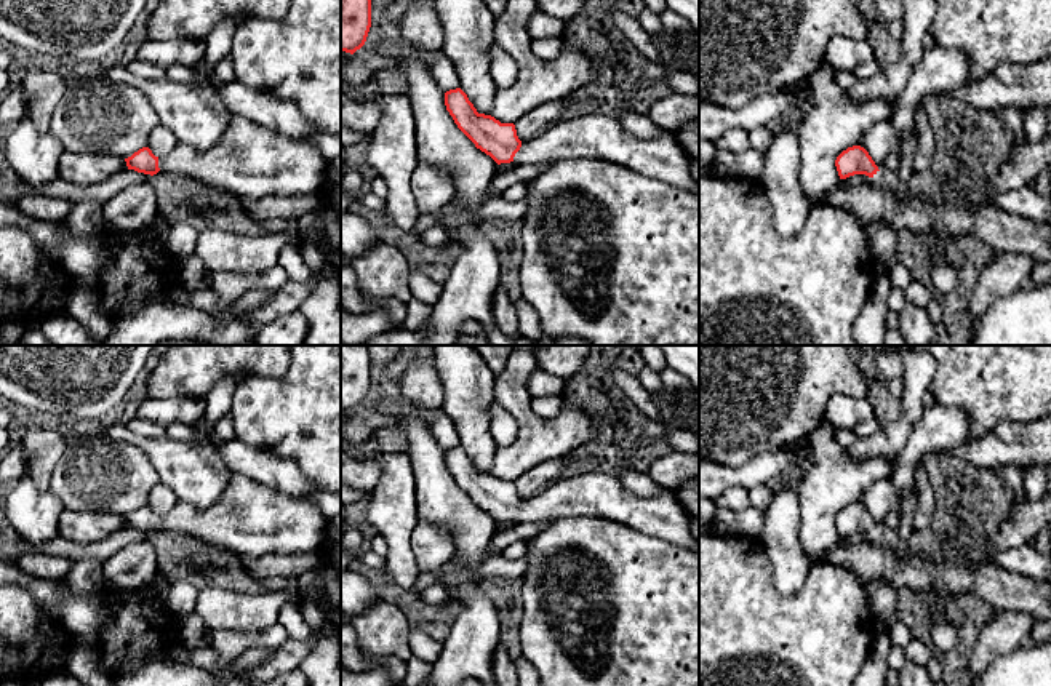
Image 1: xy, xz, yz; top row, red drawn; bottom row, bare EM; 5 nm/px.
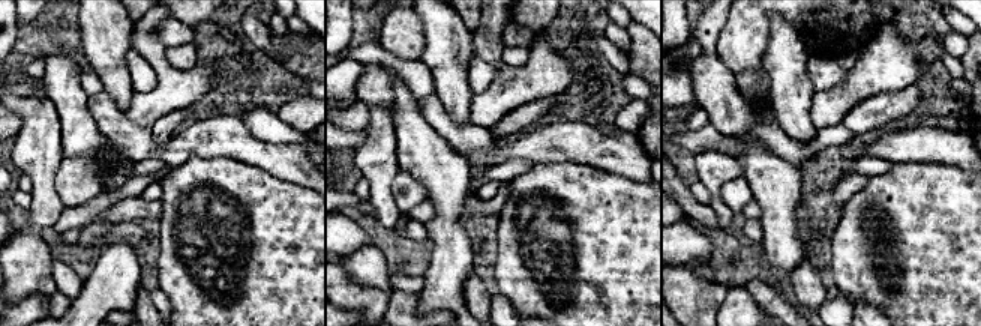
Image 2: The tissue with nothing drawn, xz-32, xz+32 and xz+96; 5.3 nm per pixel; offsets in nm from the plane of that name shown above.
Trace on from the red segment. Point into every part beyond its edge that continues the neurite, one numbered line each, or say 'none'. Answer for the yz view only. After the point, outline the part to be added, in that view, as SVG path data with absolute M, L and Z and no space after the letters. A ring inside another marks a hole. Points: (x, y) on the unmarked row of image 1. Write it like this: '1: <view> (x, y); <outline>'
none

